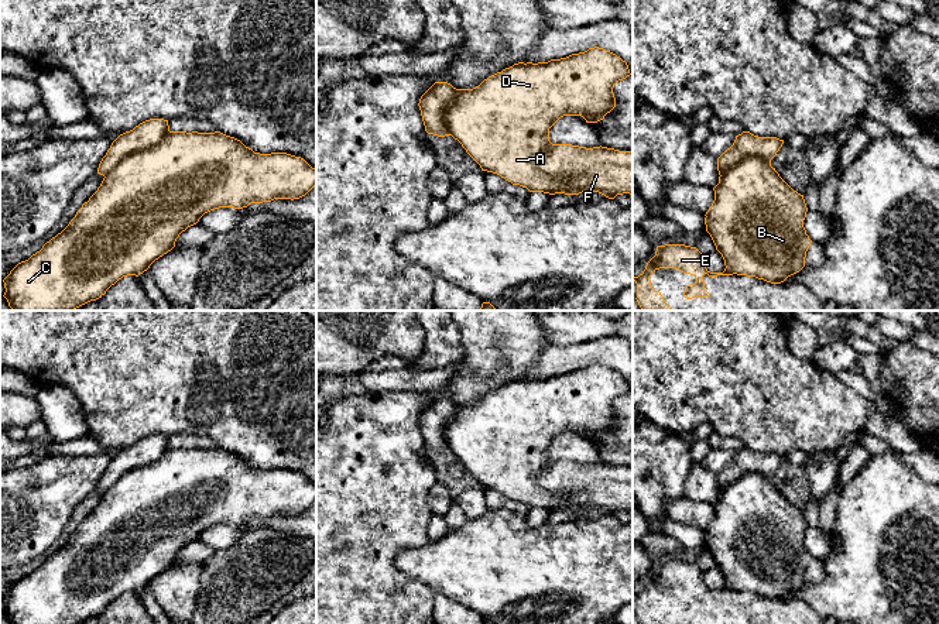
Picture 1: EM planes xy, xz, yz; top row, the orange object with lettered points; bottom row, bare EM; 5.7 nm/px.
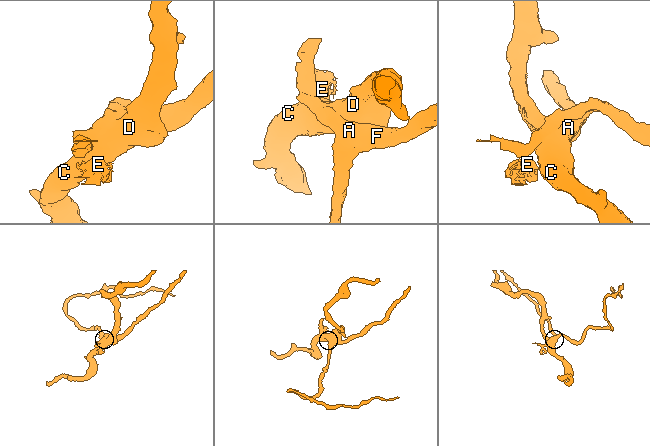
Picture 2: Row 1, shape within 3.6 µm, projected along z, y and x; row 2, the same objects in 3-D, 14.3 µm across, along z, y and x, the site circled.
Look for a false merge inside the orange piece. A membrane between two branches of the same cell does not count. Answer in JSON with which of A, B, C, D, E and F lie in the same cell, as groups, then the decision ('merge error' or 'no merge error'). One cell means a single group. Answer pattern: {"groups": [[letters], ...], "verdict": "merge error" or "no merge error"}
{"groups": [["A", "B", "C", "D", "E", "F"]], "verdict": "no merge error"}

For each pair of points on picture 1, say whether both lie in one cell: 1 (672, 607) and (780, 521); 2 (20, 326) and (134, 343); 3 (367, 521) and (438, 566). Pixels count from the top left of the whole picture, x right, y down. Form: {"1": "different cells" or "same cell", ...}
{"1": "same cell", "2": "same cell", "3": "different cells"}

